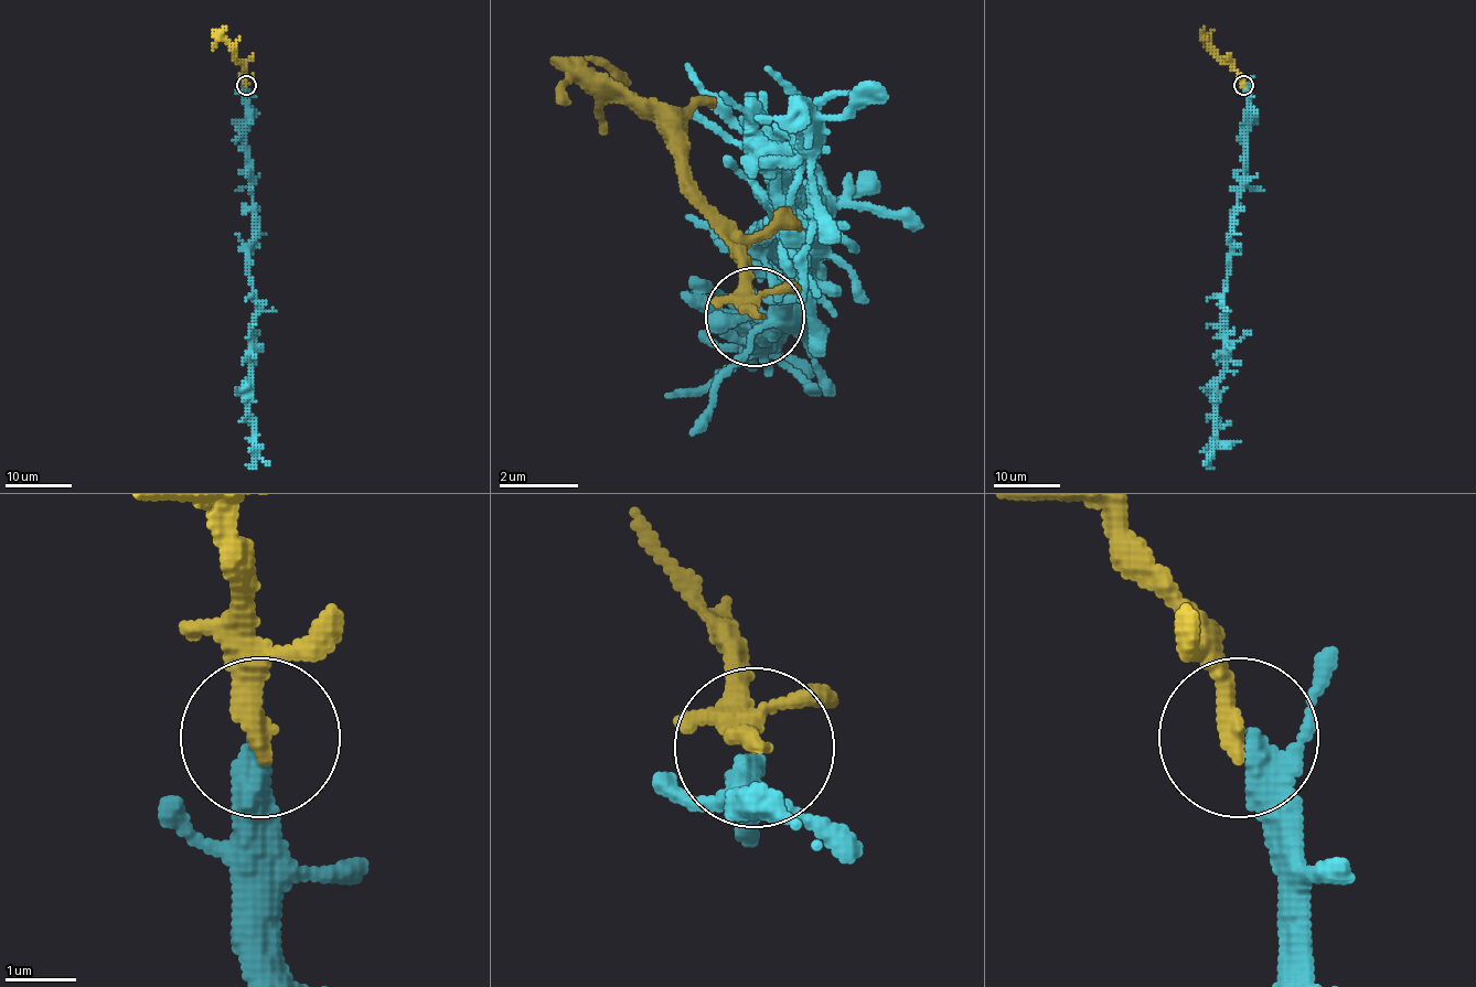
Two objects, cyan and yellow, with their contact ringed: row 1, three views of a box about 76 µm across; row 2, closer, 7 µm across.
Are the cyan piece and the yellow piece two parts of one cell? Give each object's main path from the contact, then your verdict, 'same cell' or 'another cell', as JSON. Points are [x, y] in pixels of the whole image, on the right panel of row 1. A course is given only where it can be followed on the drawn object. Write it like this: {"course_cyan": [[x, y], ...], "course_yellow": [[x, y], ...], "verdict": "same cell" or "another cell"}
{"course_cyan": [[1244, 84], [1247, 161], [1233, 220], [1223, 303], [1223, 375], [1216, 387], [1212, 454], [1205, 464]], "course_yellow": [[1243, 84], [1241, 74], [1216, 52], [1202, 34], [1205, 25]], "verdict": "same cell"}

